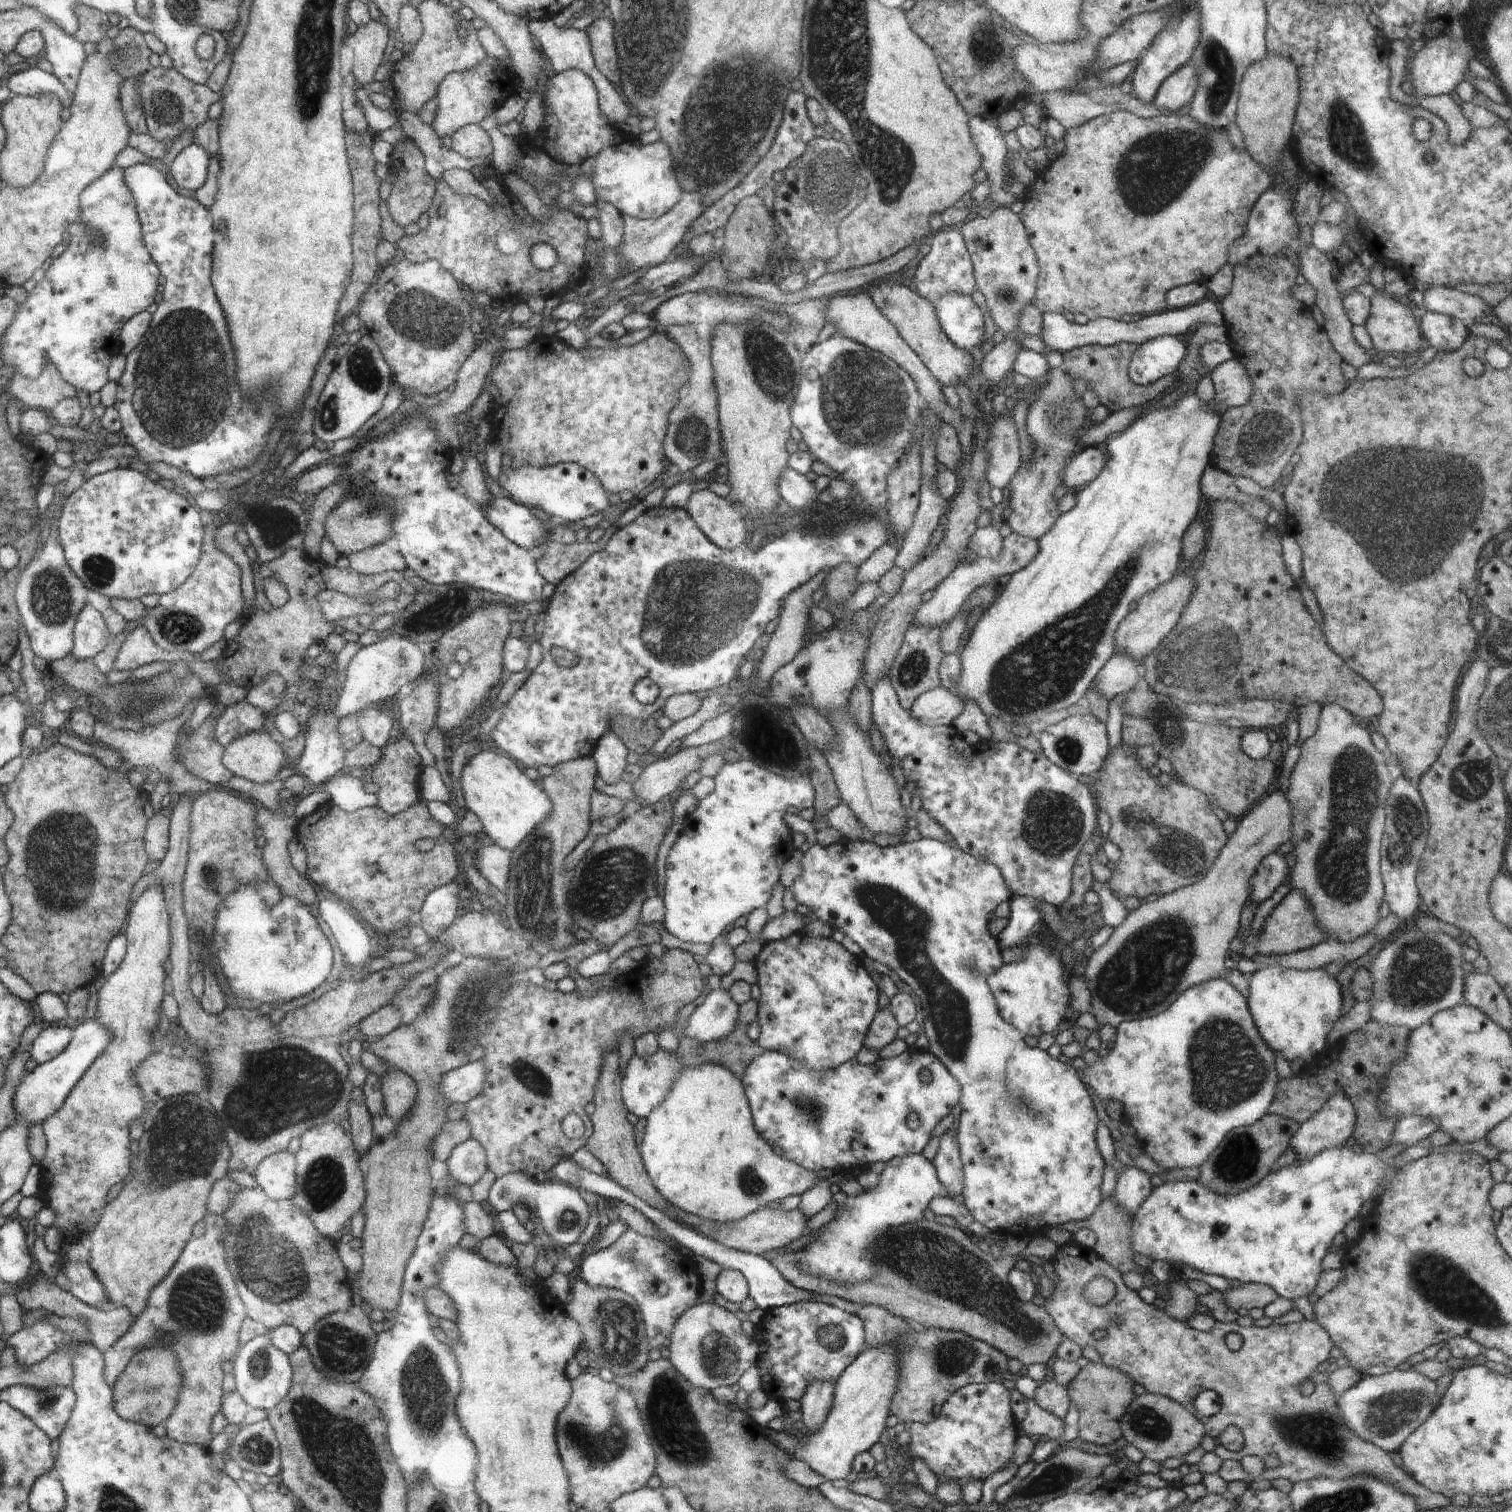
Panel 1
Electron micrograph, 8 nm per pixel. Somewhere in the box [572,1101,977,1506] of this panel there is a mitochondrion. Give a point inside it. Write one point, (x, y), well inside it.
(684, 1443)

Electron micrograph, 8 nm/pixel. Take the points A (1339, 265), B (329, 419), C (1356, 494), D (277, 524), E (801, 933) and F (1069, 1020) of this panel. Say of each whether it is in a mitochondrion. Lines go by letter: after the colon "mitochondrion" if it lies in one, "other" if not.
A: other
B: mitochondrion
C: mitochondrion
D: mitochondrion
E: other
F: other

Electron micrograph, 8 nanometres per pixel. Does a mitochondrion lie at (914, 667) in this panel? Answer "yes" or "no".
yes

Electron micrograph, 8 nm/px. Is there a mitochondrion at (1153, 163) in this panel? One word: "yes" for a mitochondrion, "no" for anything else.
yes

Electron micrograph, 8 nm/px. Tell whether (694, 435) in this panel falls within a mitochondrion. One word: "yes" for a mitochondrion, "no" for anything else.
yes

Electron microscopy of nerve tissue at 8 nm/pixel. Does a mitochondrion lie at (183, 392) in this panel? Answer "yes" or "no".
yes

